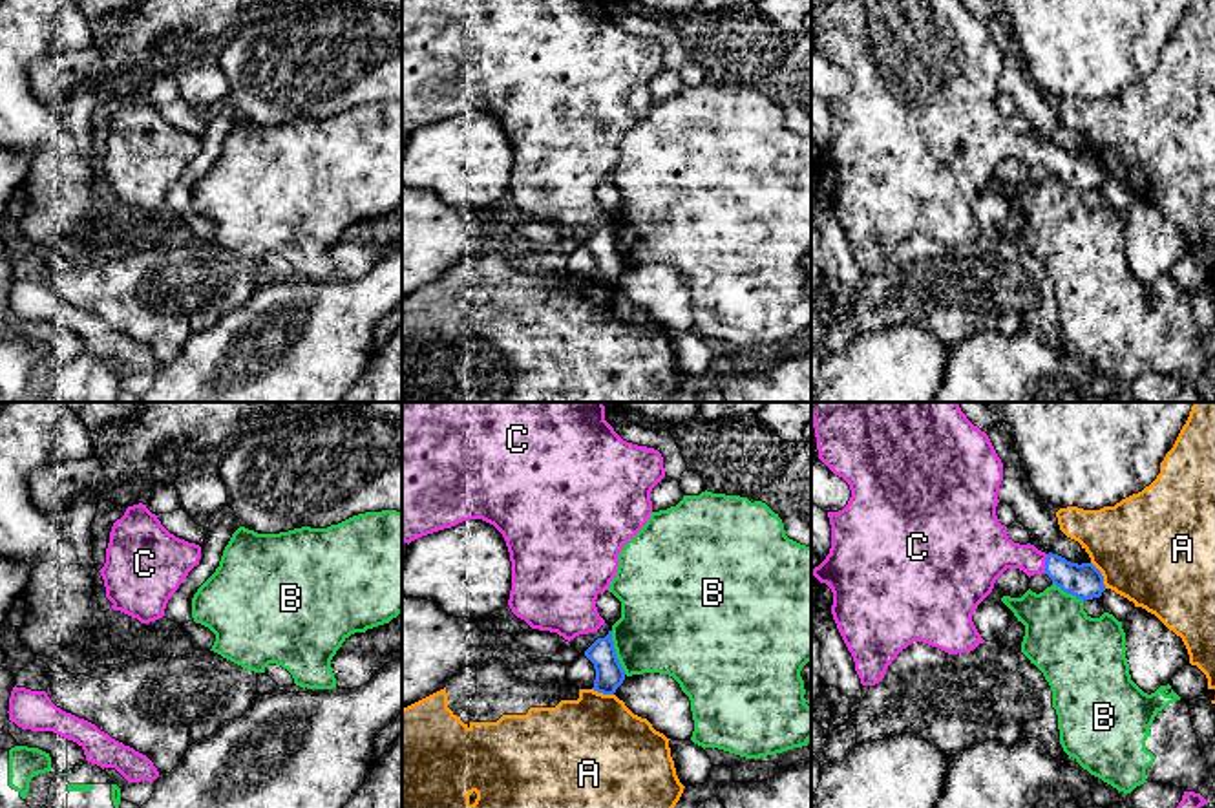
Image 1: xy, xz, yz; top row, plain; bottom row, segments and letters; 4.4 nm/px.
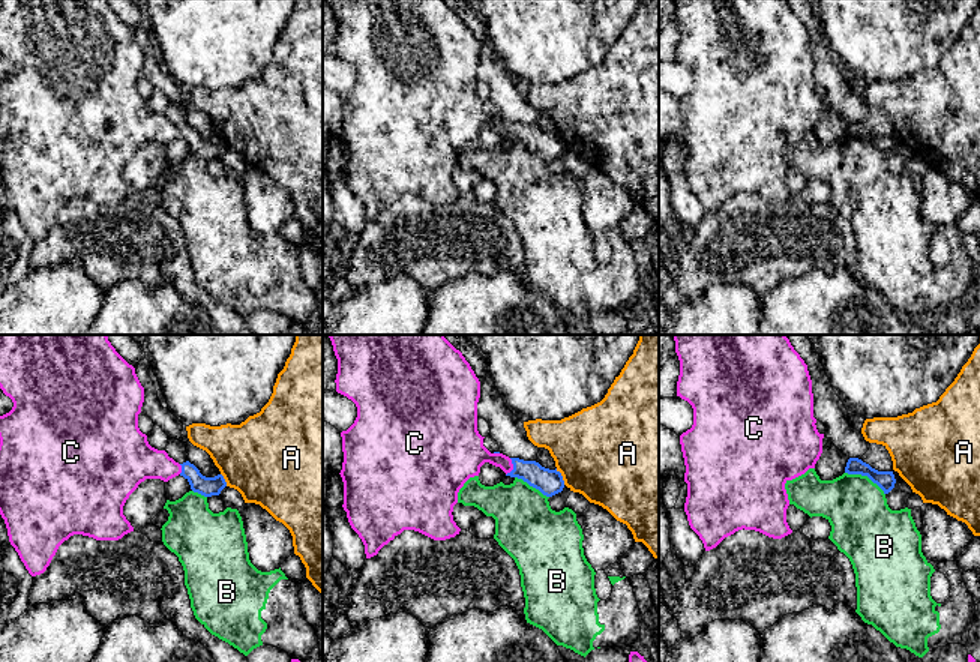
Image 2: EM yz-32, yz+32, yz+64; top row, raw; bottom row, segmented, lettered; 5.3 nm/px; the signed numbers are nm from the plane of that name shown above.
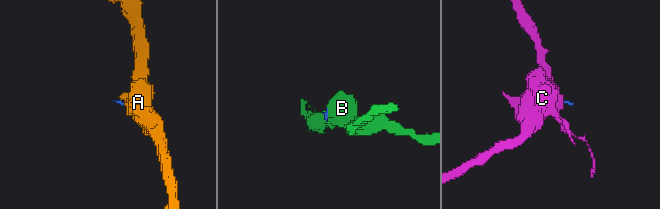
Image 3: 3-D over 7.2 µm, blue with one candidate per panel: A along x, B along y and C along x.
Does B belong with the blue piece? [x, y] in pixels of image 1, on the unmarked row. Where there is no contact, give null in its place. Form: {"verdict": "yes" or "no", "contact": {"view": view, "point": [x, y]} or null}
{"verdict": "no", "contact": {"view": "xz", "point": [614, 244]}}

